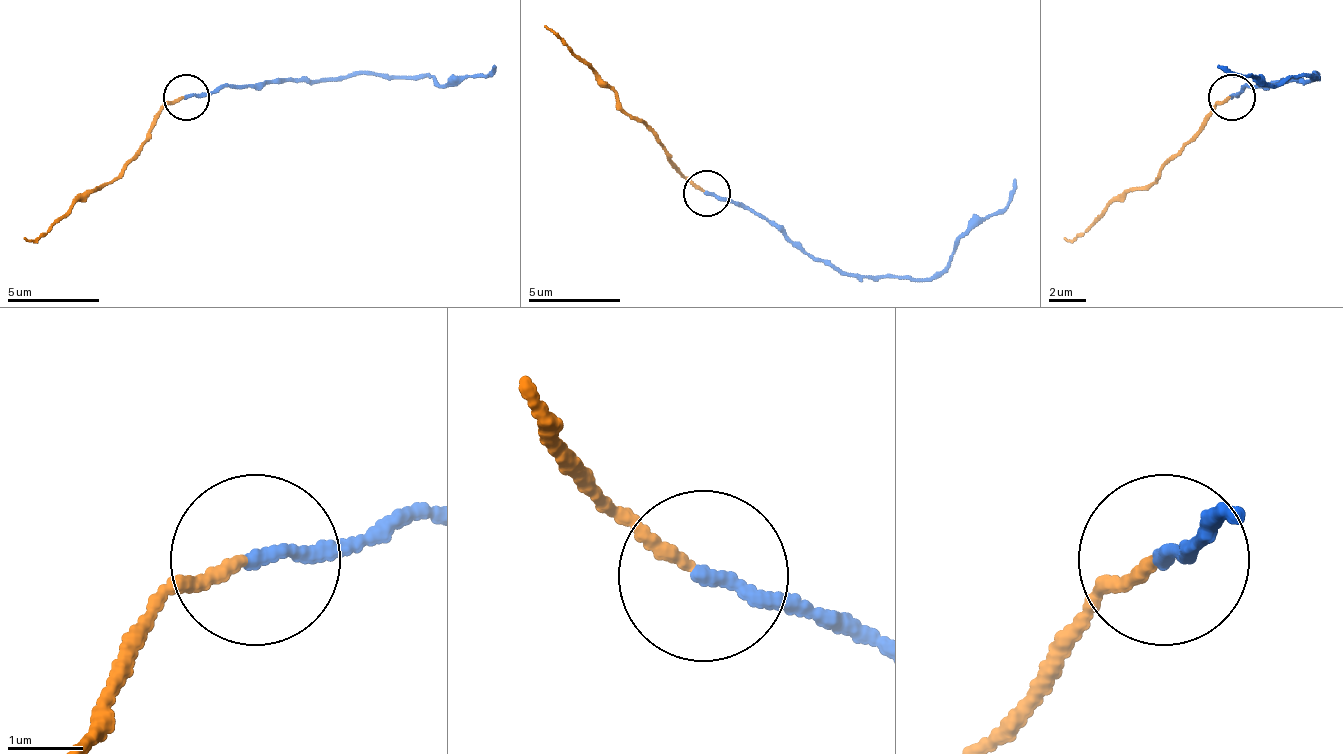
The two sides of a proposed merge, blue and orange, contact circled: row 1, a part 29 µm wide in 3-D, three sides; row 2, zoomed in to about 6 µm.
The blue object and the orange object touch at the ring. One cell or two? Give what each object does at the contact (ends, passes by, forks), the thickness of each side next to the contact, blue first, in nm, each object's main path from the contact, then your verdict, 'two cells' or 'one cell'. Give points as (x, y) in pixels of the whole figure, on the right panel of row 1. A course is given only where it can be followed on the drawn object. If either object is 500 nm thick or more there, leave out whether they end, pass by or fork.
blue ends there; orange ends there; 190 nm thick on the blue side, 140 nm on the other; blue runs (1230, 98), (1244, 84), (1314, 79), (1318, 75), (1267, 84), (1216, 65); orange runs (1230, 98), (1212, 107), (1184, 149), (1151, 181), (1124, 191), (1073, 242), (1063, 237); two cells

